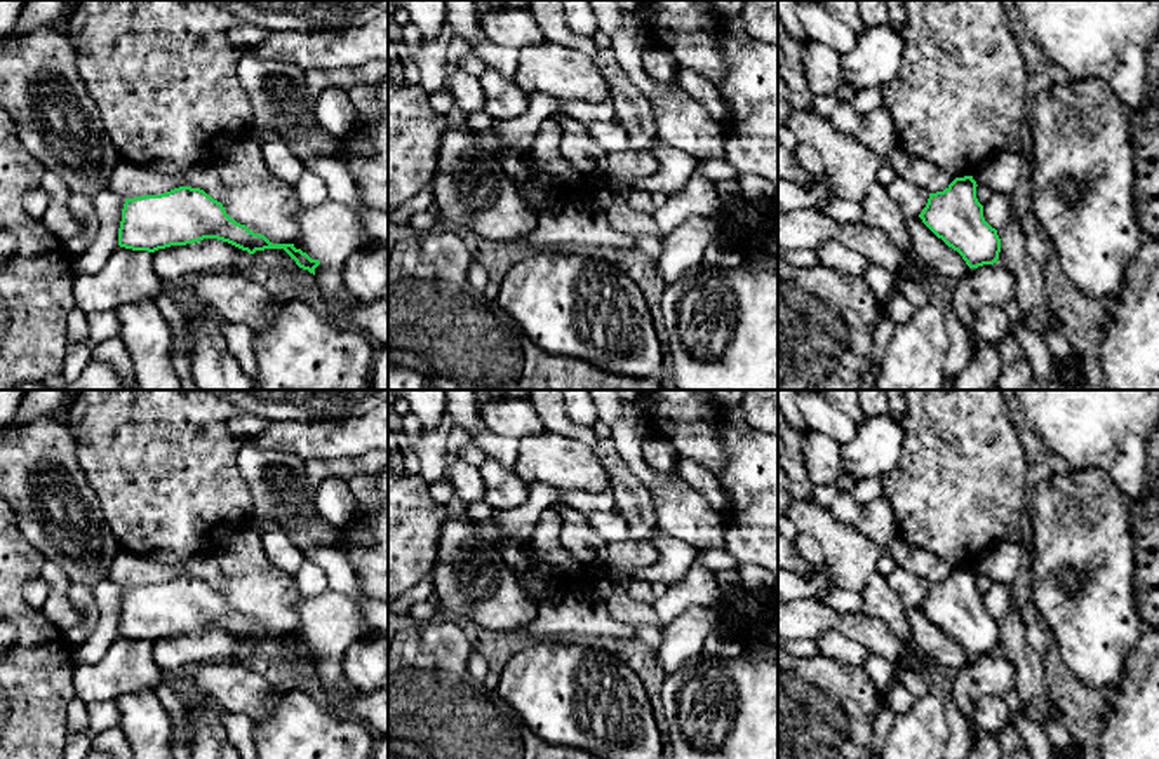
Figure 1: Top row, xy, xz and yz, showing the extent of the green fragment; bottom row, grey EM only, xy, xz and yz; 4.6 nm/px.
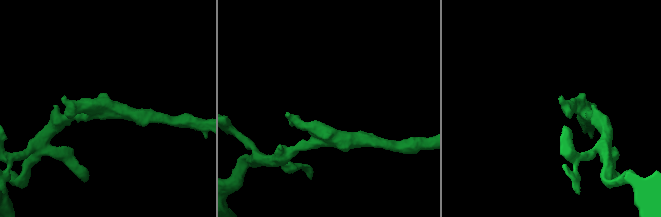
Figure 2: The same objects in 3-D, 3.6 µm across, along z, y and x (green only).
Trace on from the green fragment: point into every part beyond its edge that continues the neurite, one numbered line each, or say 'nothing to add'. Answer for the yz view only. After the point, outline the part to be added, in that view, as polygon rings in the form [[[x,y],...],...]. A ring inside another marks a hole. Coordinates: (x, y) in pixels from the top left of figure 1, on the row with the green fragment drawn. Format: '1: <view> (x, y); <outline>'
nothing to add

